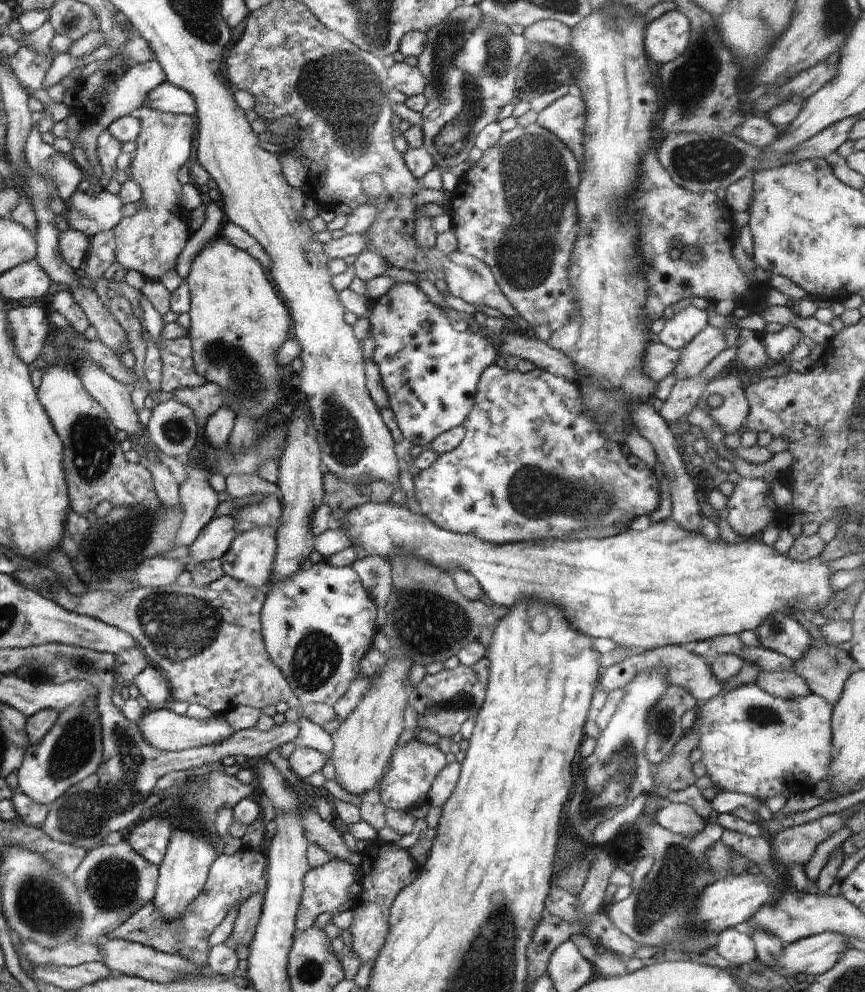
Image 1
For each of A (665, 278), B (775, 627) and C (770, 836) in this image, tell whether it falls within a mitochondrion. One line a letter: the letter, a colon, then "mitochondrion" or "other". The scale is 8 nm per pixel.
A: other
B: other
C: other

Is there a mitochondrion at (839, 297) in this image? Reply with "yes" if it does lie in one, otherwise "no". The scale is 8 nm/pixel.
no

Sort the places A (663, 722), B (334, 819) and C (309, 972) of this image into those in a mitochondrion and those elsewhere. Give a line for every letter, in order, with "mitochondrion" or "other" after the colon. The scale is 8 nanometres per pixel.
A: mitochondrion
B: other
C: mitochondrion

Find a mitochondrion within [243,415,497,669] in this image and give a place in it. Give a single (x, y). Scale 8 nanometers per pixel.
(426, 623)

